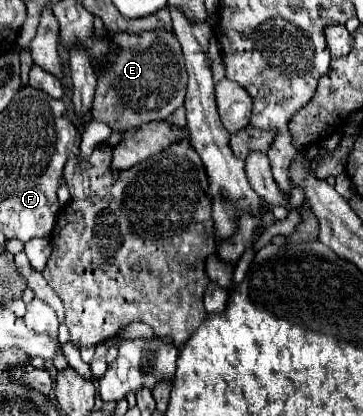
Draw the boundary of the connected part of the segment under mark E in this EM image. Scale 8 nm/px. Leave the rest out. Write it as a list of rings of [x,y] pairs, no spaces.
[[[155,29],[147,33],[117,33],[111,37],[121,49],[97,75],[97,93],[93,101],[93,119],[109,125],[113,133],[125,133],[137,125],[165,121],[175,109],[183,107],[187,89],[187,71],[181,45],[173,31]]]

